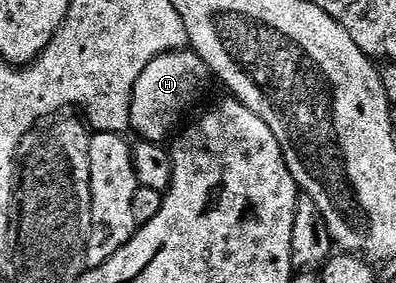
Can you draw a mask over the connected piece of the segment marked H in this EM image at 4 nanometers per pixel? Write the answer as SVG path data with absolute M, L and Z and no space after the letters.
M170 51L161 53L139 75L133 88L133 103L129 106L127 121L141 132L140 136L154 143L164 142L169 132L174 132L173 124L181 117L181 112L189 105L193 92L201 85L201 76L207 73L207 66L196 52Z

